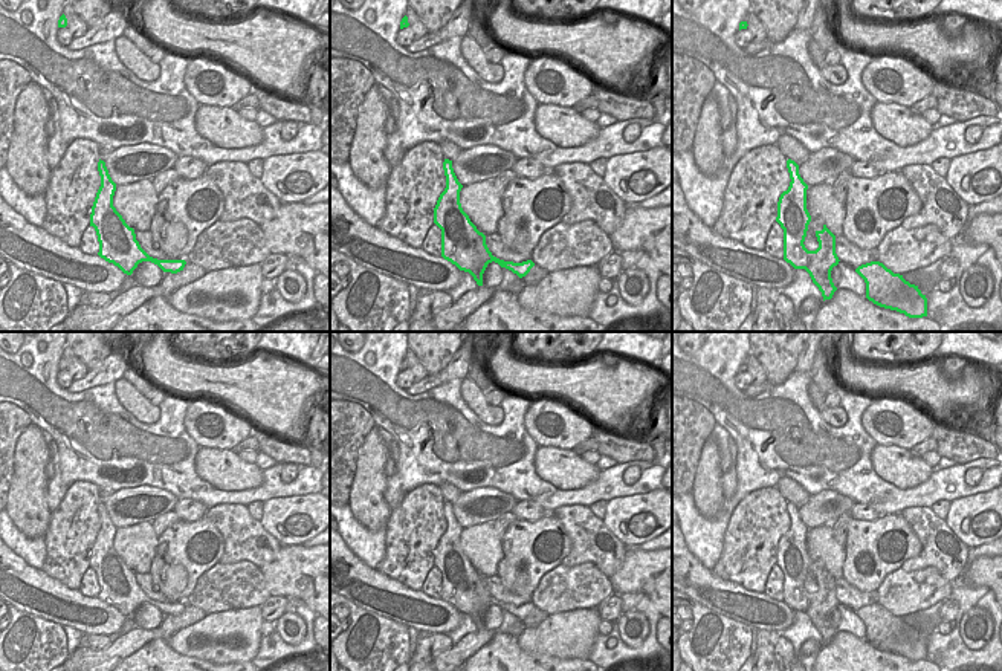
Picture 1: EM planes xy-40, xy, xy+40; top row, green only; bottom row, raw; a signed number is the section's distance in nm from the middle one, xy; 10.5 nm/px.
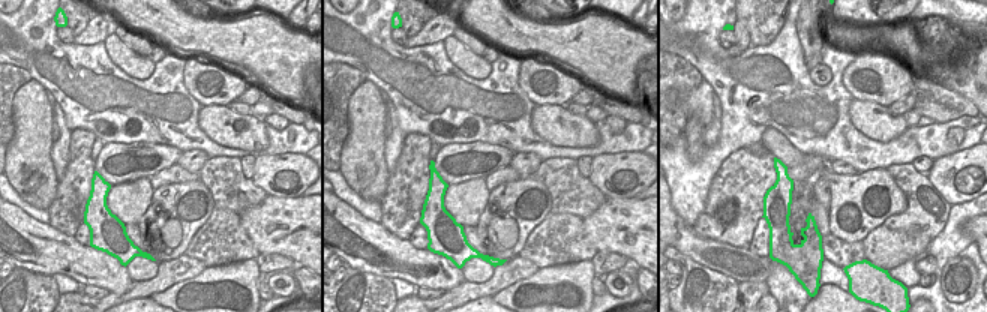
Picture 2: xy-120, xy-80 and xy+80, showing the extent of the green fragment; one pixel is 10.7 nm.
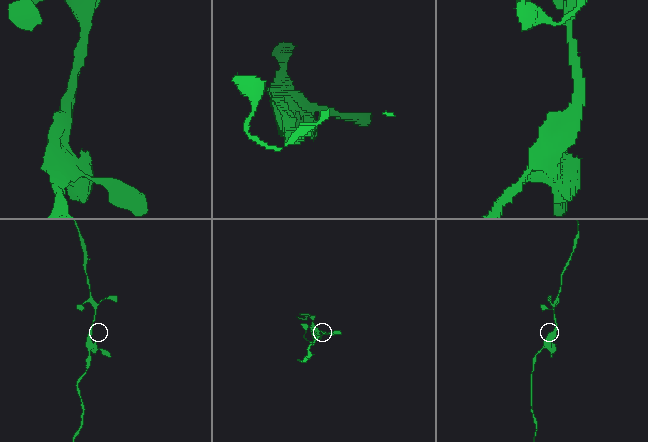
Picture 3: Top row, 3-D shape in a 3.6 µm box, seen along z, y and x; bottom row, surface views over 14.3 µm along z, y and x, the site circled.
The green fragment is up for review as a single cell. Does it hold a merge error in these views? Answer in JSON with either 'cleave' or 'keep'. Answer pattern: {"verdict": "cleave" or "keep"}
{"verdict": "cleave"}

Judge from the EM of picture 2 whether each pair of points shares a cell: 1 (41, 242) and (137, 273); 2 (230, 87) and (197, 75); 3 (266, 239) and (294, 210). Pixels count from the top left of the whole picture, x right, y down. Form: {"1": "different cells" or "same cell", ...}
{"1": "different cells", "2": "same cell", "3": "same cell"}

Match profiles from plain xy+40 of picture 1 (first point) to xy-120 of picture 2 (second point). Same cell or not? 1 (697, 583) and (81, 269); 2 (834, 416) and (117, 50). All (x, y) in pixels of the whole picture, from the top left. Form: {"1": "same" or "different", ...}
{"1": "same", "2": "same"}

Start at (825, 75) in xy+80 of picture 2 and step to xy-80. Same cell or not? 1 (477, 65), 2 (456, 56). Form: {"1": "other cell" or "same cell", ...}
{"1": "same cell", "2": "same cell"}

